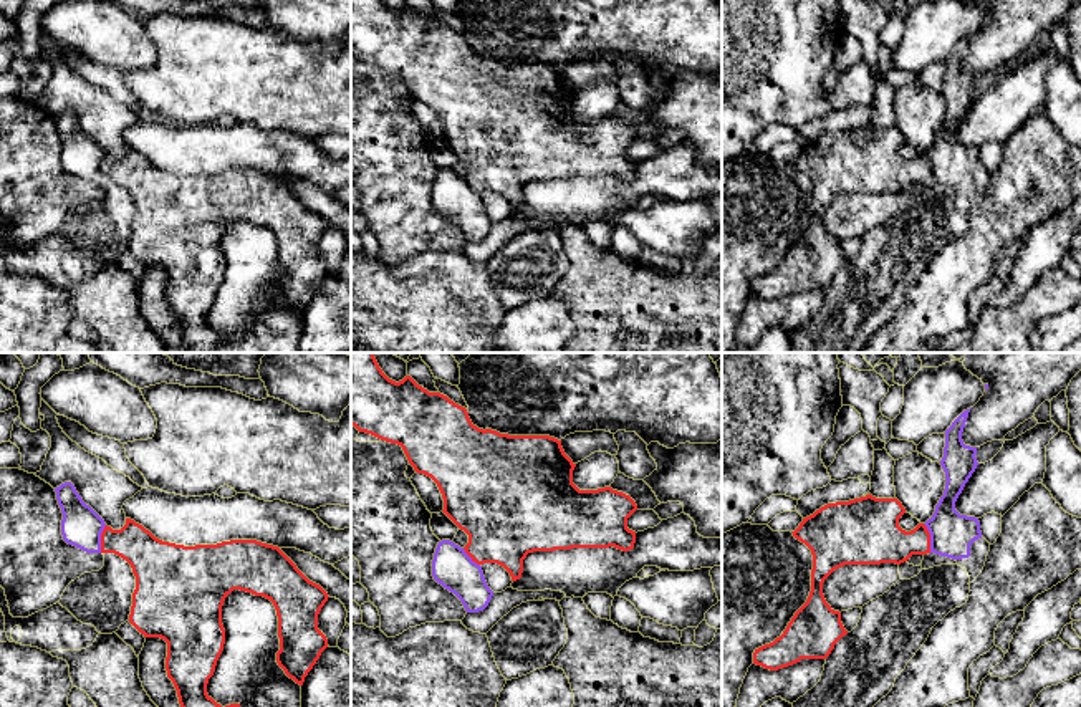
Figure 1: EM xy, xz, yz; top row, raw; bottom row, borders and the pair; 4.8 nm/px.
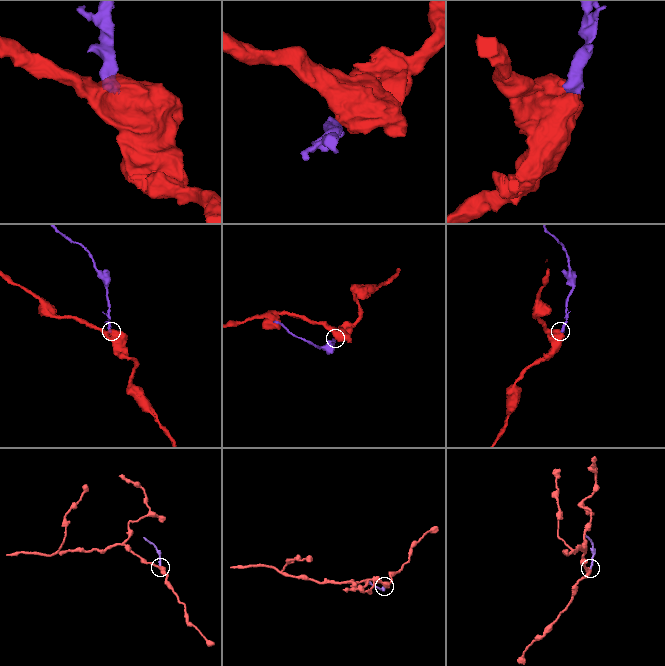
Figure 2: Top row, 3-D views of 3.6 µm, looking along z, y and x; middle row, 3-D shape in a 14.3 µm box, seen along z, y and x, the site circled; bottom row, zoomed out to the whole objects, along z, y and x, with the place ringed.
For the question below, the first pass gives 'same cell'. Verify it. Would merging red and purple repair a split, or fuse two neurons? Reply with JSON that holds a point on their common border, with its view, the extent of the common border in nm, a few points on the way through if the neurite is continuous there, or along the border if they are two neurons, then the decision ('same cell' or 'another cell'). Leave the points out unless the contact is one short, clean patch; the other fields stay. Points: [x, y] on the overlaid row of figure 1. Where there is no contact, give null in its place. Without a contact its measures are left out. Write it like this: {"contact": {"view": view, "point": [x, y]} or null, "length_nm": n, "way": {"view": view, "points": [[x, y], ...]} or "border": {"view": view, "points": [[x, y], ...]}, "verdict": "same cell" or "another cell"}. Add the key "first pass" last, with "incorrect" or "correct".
{"contact": {"view": "yz", "point": [929, 538]}, "length_nm": 150, "border": {"view": "yz", "points": [[922, 524], [929, 533], [931, 552]]}, "verdict": "another cell", "first pass": "incorrect"}

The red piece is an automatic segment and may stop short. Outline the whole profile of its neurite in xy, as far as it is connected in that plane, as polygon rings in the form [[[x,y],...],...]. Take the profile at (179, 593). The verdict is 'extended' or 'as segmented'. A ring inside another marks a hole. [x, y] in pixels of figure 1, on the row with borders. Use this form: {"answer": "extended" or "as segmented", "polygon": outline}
{"answer": "as segmented", "polygon": [[[126,518],[121,530],[104,527],[101,553],[114,553],[131,565],[136,589],[129,623],[144,637],[161,637],[167,642],[166,671],[177,690],[180,707],[222,707],[207,694],[207,684],[223,651],[222,606],[233,589],[263,596],[273,603],[280,637],[276,662],[296,684],[303,685],[305,677],[328,647],[326,636],[318,629],[318,614],[329,596],[278,546],[257,540],[184,546],[162,541],[142,525]]]}

